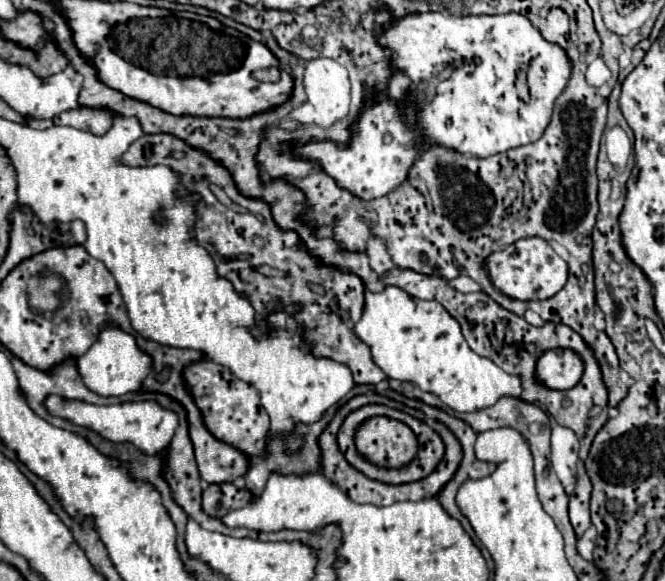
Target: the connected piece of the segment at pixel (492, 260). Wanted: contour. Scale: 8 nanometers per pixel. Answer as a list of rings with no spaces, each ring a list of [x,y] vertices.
[[[523,238],[487,258],[487,270],[497,290],[517,300],[545,300],[557,294],[567,282],[567,262],[543,238]]]

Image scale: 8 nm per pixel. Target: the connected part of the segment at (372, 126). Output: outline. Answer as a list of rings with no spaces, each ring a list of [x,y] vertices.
[[[381,94],[375,98],[375,104],[369,104],[359,120],[353,126],[353,136],[347,148],[339,148],[335,142],[309,142],[305,146],[295,148],[295,154],[307,160],[315,160],[323,166],[323,170],[337,180],[341,188],[347,188],[351,194],[373,200],[395,190],[405,178],[419,154],[419,148],[407,148],[409,142],[417,138],[417,130],[405,126],[403,118],[397,112],[397,104]]]

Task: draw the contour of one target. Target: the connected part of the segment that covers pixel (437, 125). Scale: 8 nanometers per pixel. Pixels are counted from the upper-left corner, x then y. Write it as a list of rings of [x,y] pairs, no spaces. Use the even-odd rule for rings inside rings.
[[[515,12],[503,16],[411,14],[399,22],[387,24],[379,42],[395,52],[395,68],[407,74],[419,92],[419,136],[427,138],[431,144],[443,144],[477,158],[539,140],[551,120],[553,104],[571,76],[571,60],[565,50],[547,42],[525,16]],[[523,84],[529,90],[527,100],[519,94]]]

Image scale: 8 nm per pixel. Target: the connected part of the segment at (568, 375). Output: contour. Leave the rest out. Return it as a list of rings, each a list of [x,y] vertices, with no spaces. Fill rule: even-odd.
[[[569,348],[547,350],[537,362],[537,380],[553,390],[569,390],[583,376],[583,360]]]

